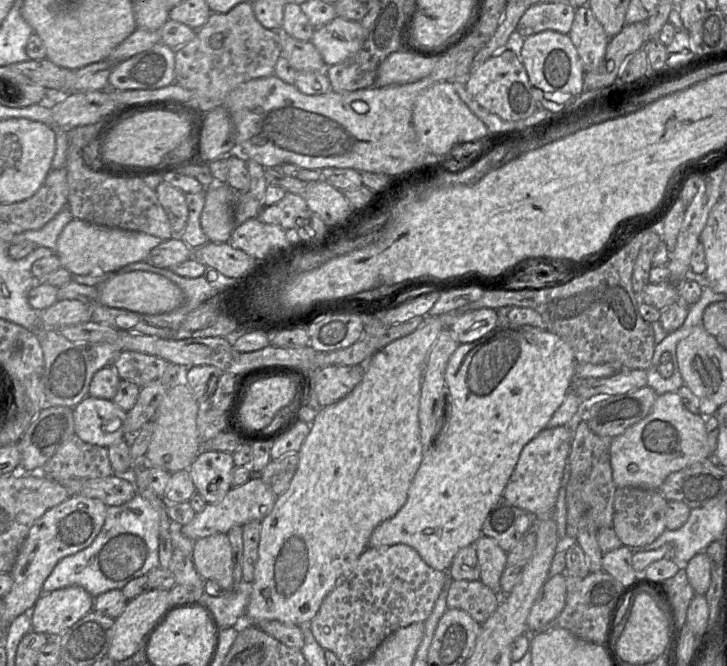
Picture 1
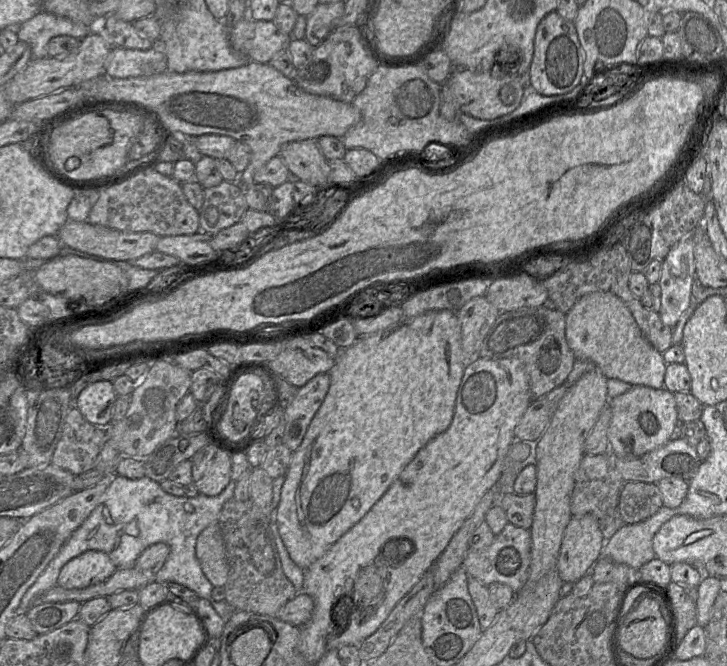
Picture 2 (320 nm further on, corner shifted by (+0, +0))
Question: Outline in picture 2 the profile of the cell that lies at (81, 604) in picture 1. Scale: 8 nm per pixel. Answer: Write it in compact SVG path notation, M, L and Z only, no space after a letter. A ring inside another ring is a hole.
M88 550L67 562L61 569L57 585L65 589L81 589L109 578L117 567L109 556Z

